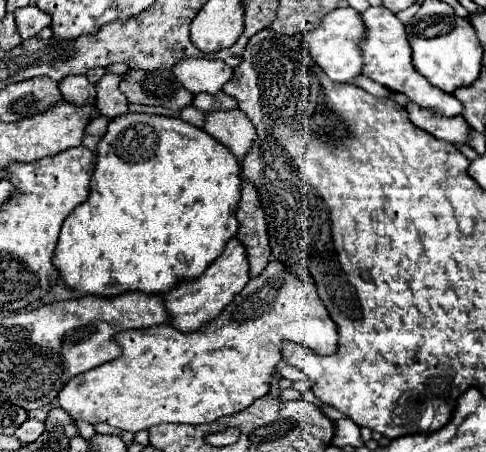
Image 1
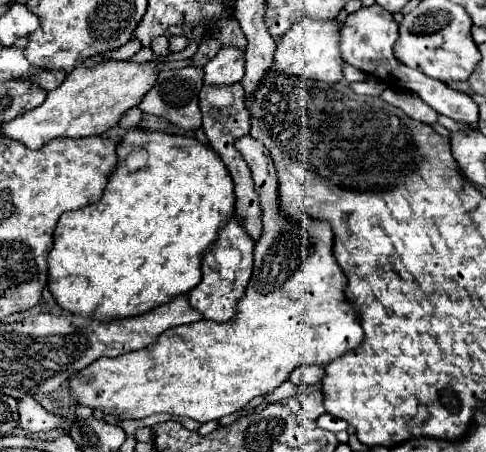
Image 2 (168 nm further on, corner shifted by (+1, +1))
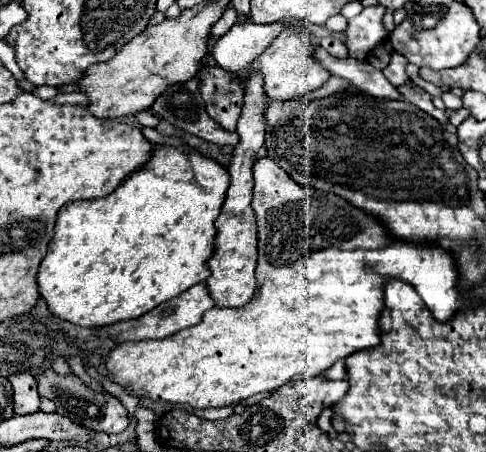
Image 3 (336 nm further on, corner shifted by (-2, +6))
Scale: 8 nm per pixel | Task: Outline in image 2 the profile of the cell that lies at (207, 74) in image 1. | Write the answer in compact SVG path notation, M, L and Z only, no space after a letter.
M222 47L212 61L204 65L206 85L234 85L244 77L244 51L238 47Z

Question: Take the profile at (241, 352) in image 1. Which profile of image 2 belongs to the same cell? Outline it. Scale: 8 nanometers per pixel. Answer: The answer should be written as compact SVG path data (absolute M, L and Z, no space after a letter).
M244 135L236 141L236 149L242 151L252 171L262 207L262 235L254 247L254 273L246 287L246 295L238 303L236 315L226 323L202 319L192 325L180 325L172 331L164 331L160 341L152 347L120 357L96 359L92 365L76 373L70 383L78 403L102 409L106 415L118 415L122 419L142 419L154 413L170 413L206 423L236 413L252 399L274 391L280 383L288 381L296 367L324 367L364 341L360 317L344 293L346 277L332 253L332 227L328 221L320 219L310 219L310 227L300 227L300 223L284 217L278 205L278 175L266 147L250 135Z

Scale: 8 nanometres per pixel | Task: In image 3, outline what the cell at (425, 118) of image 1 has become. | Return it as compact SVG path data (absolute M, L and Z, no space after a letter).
M317 48L315 56L317 56L317 60L319 60L333 76L341 76L341 78L351 80L353 86L369 92L371 96L405 100L403 94L401 94L401 92L383 76L383 72L377 70L369 60L365 60L365 62L355 60L355 58L337 60L337 58L329 56L323 48Z

